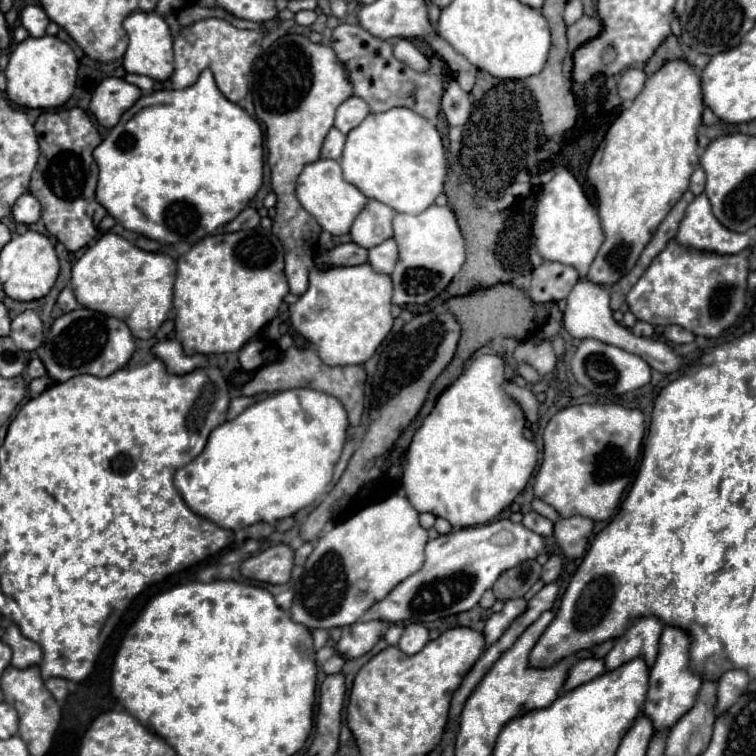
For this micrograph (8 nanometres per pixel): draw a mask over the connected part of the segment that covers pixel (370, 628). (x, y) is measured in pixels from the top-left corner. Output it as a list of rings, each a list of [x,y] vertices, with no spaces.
[[[378,619],[360,621],[350,627],[344,627],[342,637],[336,643],[336,651],[344,657],[356,659],[356,657],[368,653],[378,643],[378,639],[382,637],[386,627],[388,627],[388,623],[378,621]]]

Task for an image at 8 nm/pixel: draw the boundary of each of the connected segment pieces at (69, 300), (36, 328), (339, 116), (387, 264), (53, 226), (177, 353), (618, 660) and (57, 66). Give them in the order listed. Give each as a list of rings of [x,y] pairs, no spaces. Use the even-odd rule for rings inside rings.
[[[70,285],[64,287],[64,291],[60,293],[60,297],[58,297],[58,307],[60,307],[64,313],[70,313],[70,311],[78,309],[78,301],[76,301]]]
[[[24,311],[14,317],[12,321],[12,331],[10,331],[12,341],[16,341],[16,347],[20,351],[34,351],[42,343],[42,321],[36,311]]]
[[[350,97],[346,99],[338,111],[336,111],[336,127],[346,135],[350,133],[356,125],[360,125],[364,121],[364,117],[368,117],[370,109],[368,109],[368,103],[360,97]]]
[[[394,234],[384,243],[376,245],[368,251],[368,263],[372,265],[372,269],[376,273],[392,273],[398,259],[400,259],[400,251],[398,251],[398,243],[394,241]]]
[[[76,107],[70,111],[42,113],[34,127],[40,143],[40,157],[32,173],[30,193],[42,205],[42,221],[50,235],[54,235],[68,251],[78,251],[96,237],[96,229],[106,217],[106,209],[96,201],[98,165],[92,157],[102,137],[90,117]]]
[[[166,339],[166,341],[160,341],[152,347],[152,353],[162,359],[168,367],[170,373],[178,373],[178,375],[184,375],[184,373],[190,373],[198,367],[200,363],[200,355],[184,355],[182,351],[182,345],[178,339]]]
[[[638,617],[634,619],[632,627],[616,639],[612,651],[606,655],[606,667],[616,669],[622,663],[632,661],[632,657],[644,655],[646,663],[652,667],[656,653],[658,653],[658,639],[662,633],[664,625],[658,617]]]
[[[50,35],[38,39],[28,37],[26,41],[18,43],[16,49],[10,53],[10,63],[6,67],[6,79],[8,79],[6,95],[12,103],[20,107],[58,109],[74,93],[76,71],[78,71],[78,59],[68,43],[62,43],[58,37]]]

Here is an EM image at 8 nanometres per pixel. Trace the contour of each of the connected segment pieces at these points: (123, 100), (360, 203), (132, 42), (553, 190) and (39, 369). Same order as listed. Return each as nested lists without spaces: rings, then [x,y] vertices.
[[[106,77],[94,89],[94,95],[90,99],[90,111],[102,127],[112,129],[120,121],[122,113],[140,99],[140,95],[142,91],[126,79]]]
[[[318,159],[314,163],[308,163],[302,169],[302,173],[298,177],[298,185],[296,185],[296,197],[302,203],[302,207],[318,221],[318,225],[332,235],[348,233],[356,215],[368,203],[368,199],[362,195],[362,191],[358,191],[352,183],[344,181],[340,163],[332,161],[332,159]]]
[[[134,11],[124,19],[124,31],[128,35],[128,49],[122,57],[126,73],[146,75],[154,81],[166,81],[174,73],[174,51],[172,51],[172,33],[160,13]]]
[[[560,169],[552,181],[541,187],[541,196],[534,215],[534,247],[546,261],[558,261],[578,269],[584,277],[604,241],[604,231],[596,207],[584,195],[580,183],[568,169]]]
[[[34,357],[28,363],[28,375],[30,375],[30,379],[38,379],[38,377],[44,377],[46,375],[46,367],[44,367],[44,363],[38,357]]]

